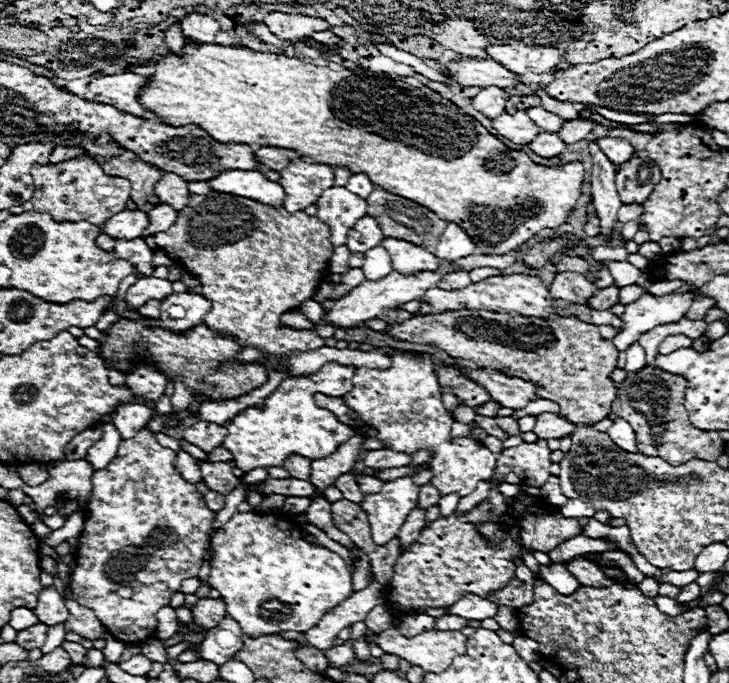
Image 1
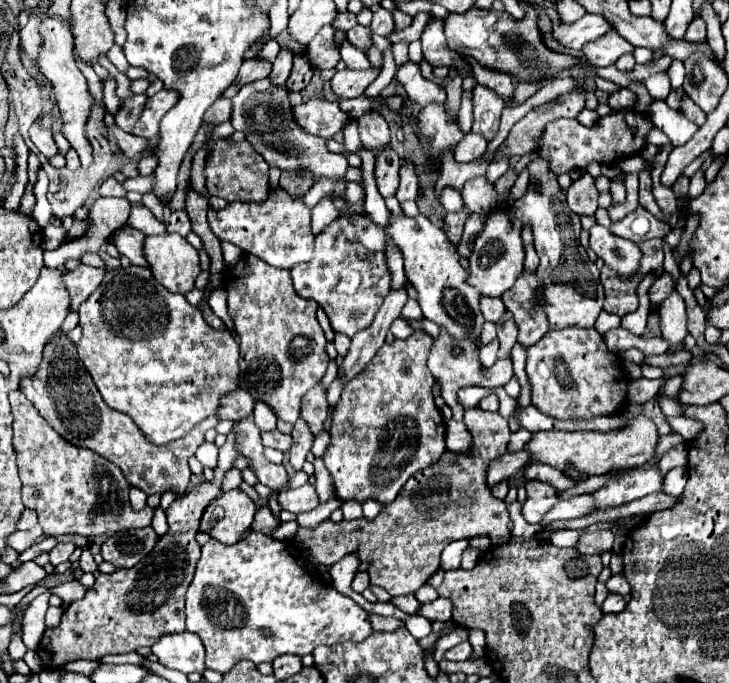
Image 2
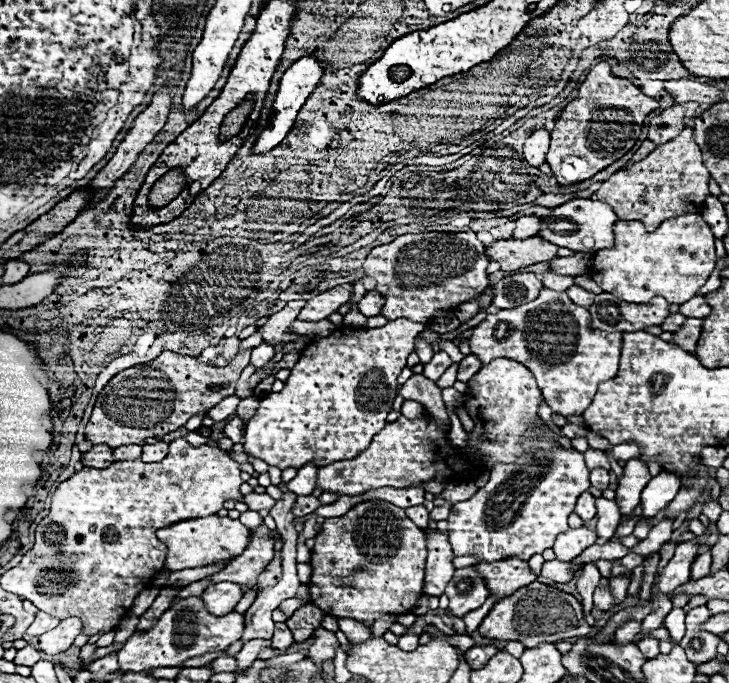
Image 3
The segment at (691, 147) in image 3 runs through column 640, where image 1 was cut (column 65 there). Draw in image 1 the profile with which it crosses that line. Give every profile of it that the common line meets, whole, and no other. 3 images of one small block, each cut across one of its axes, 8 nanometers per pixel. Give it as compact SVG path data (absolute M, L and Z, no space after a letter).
M72 158L58 164L36 164L32 166L34 194L32 204L36 212L50 214L56 222L92 222L96 226L104 226L108 218L126 208L130 200L130 182L120 176L104 174L102 166L90 158Z

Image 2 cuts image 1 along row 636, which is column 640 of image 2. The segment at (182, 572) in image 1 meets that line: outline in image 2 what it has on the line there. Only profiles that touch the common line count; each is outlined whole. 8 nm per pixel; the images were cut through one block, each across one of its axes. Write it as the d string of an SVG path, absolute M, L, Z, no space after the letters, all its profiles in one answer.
M630 110L612 112L604 118L600 118L592 128L582 126L578 120L562 118L562 120L556 120L546 126L546 132L540 142L540 148L542 148L540 156L546 158L546 162L550 164L550 170L554 174L564 174L574 168L586 170L586 166L592 160L596 160L598 164L612 164L618 158L638 154L644 148L646 136L650 130L652 130L650 118L646 114L636 114Z

